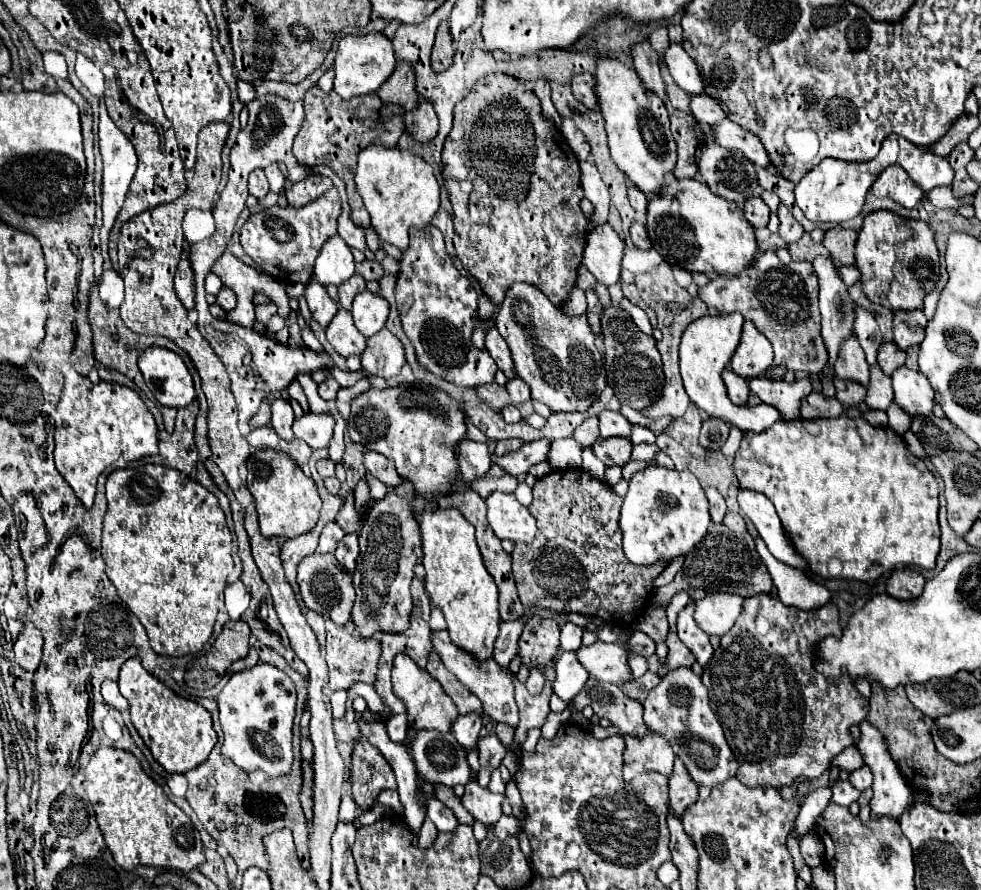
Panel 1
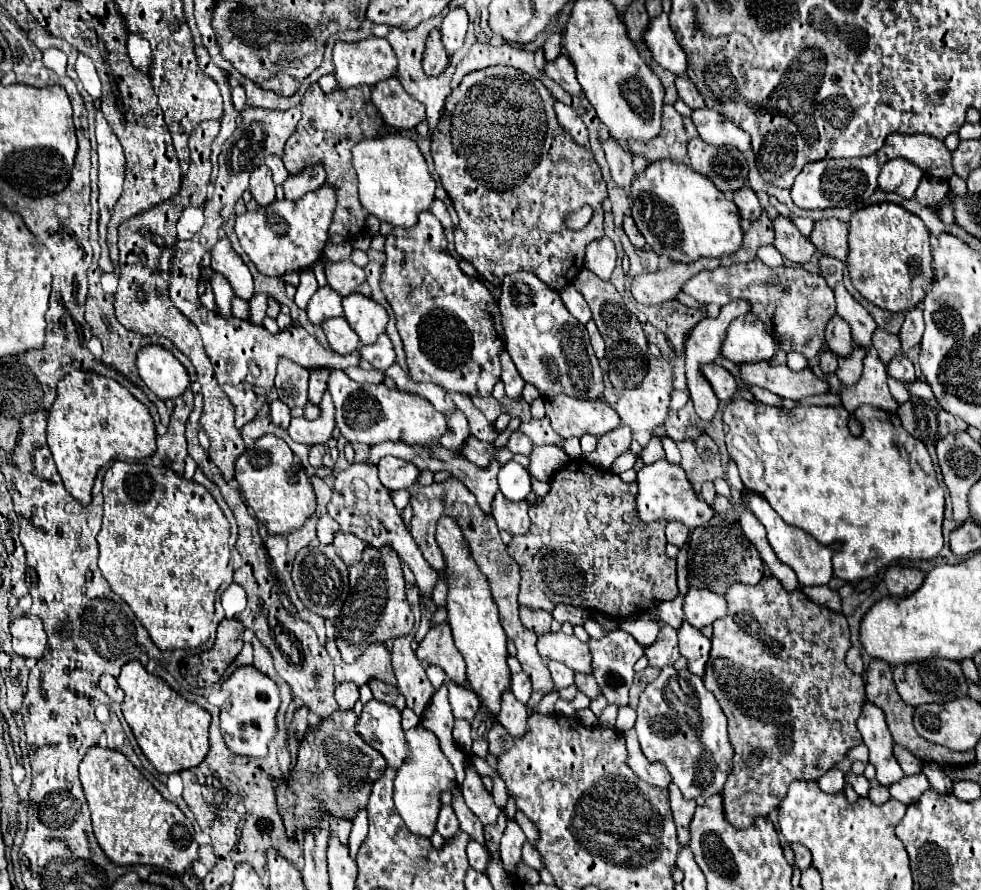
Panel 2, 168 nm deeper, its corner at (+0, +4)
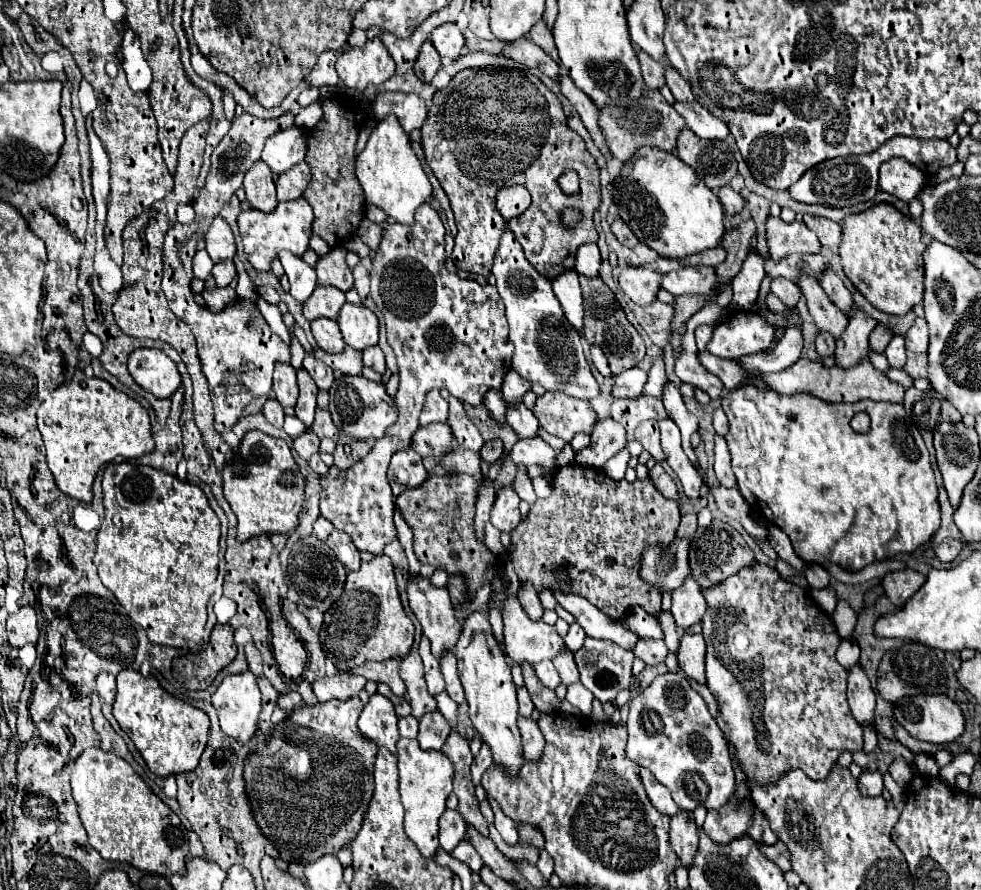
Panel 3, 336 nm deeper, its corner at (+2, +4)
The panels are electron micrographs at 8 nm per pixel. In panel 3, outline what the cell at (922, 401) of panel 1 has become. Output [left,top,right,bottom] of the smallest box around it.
[884,335,906,367]

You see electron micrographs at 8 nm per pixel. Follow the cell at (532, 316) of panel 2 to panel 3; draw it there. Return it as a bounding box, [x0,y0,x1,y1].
[492,229,600,399]

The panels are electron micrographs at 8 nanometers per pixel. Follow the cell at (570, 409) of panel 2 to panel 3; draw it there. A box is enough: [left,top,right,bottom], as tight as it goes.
[532,391,596,441]

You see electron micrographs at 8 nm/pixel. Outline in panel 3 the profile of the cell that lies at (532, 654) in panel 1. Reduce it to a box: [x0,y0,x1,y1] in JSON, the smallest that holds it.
[518,581,544,621]

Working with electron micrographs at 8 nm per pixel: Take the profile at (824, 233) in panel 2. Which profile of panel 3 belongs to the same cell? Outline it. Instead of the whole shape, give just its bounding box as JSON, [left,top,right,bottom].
[804,215,842,253]

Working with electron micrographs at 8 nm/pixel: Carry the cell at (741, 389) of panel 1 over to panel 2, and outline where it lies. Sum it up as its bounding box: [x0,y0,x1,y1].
[700,363,738,403]

